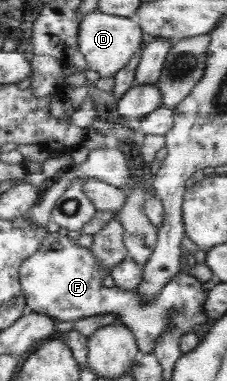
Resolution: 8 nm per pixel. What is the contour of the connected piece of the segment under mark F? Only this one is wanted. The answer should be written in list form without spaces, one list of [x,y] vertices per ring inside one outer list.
[[[48,232],[42,247],[23,262],[22,287],[26,291],[27,305],[35,313],[48,315],[59,322],[113,314],[115,322],[133,331],[141,355],[152,353],[155,338],[165,329],[179,329],[181,333],[198,335],[204,331],[204,325],[211,322],[203,313],[203,301],[207,297],[207,291],[201,287],[203,283],[185,271],[177,272],[149,302],[145,302],[139,292],[123,293],[115,288],[103,287],[105,273],[99,269],[89,248],[81,247],[77,240],[61,233]]]

